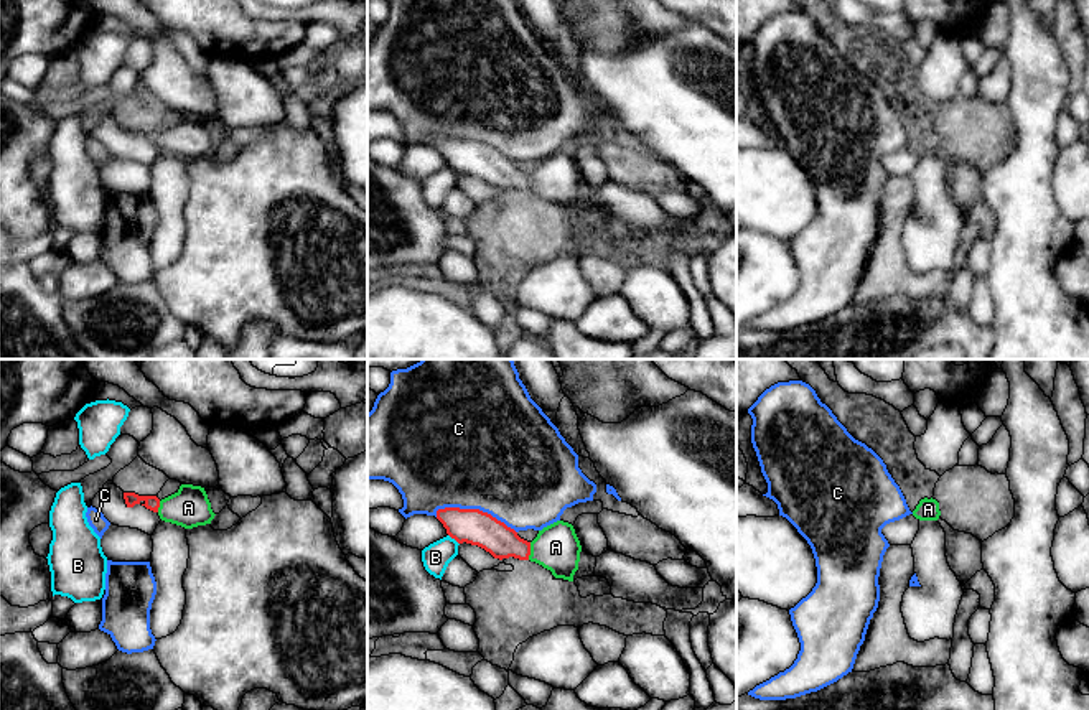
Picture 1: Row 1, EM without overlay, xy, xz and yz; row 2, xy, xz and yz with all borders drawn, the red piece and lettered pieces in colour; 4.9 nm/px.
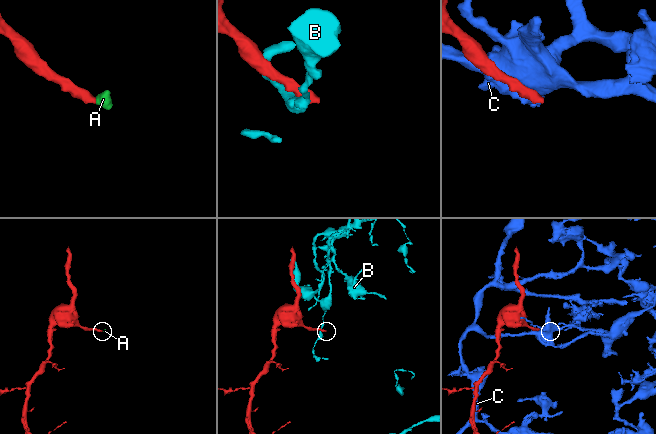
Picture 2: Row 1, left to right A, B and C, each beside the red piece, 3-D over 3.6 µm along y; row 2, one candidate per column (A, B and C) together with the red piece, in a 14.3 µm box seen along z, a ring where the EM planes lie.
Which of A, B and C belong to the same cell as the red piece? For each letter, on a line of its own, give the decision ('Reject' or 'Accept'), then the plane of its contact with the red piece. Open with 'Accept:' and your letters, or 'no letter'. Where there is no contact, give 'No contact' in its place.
Accept: A
A: Accept. Touches red in xz
B: Reject. Touches red in xz
C: Reject. Touches red in xz

